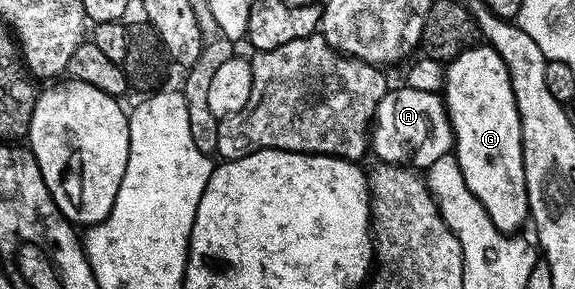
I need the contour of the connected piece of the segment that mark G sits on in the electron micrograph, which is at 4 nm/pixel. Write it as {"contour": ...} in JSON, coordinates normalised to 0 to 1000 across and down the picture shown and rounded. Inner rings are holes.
{"contour":[[[826,159],[807,173],[790,208],[774,225],[776,235],[776,391],[790,453],[786,533],[797,550],[800,602],[807,602],[807,630],[819,671],[842,713],[849,754],[866,796],[882,810],[903,799],[908,772],[917,772],[922,716],[911,630],[911,547],[908,543],[908,439],[904,394],[897,381],[897,339],[890,325],[890,284],[883,270],[883,228],[877,228],[877,201],[863,187],[850,159]]]}

